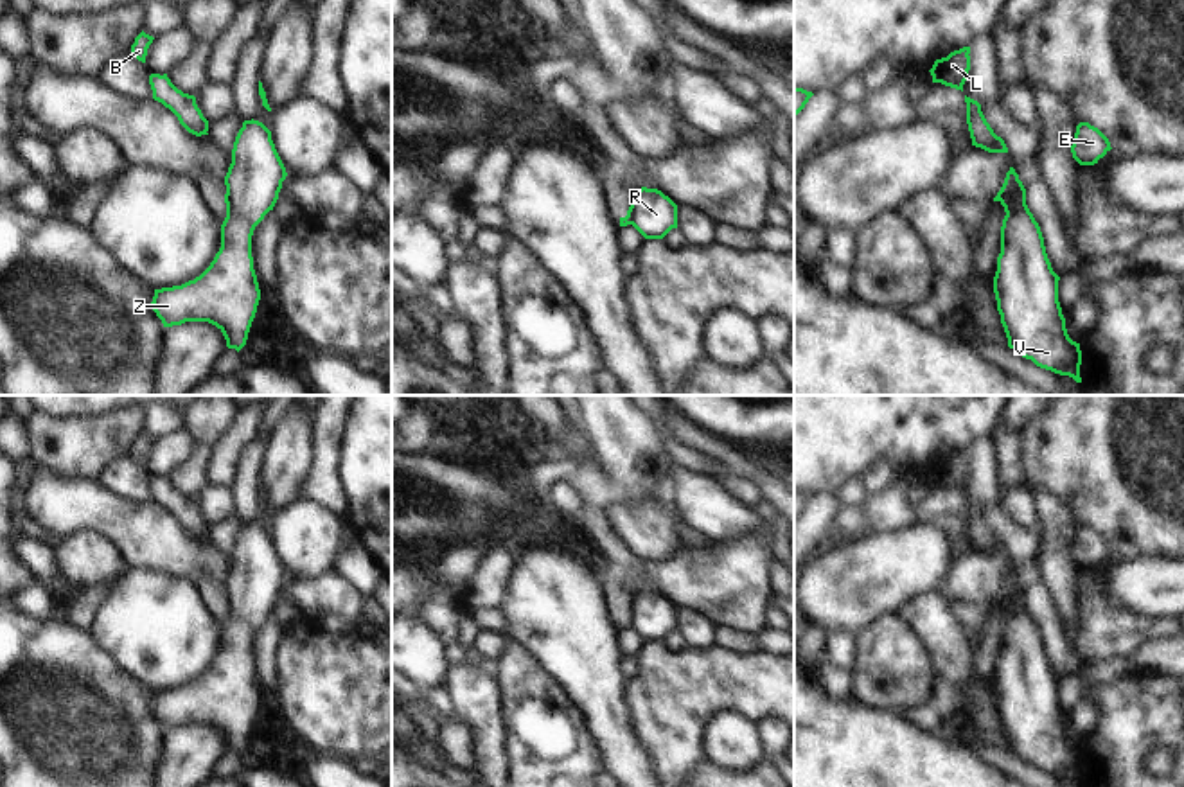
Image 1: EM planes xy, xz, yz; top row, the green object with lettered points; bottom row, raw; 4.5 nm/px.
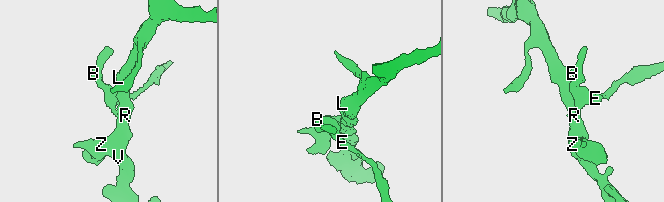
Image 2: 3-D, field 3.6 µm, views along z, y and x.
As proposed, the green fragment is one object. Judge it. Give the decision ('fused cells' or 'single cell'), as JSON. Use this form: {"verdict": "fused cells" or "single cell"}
{"verdict": "fused cells"}

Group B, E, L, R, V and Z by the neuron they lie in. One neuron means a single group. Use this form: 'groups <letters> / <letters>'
groups B E / L R V Z

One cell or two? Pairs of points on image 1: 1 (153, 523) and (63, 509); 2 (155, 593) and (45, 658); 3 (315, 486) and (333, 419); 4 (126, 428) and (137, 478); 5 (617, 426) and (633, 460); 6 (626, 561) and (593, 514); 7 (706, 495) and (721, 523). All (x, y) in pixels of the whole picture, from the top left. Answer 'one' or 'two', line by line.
1: one
2: two
3: one
4: two
5: one
6: one
7: one

